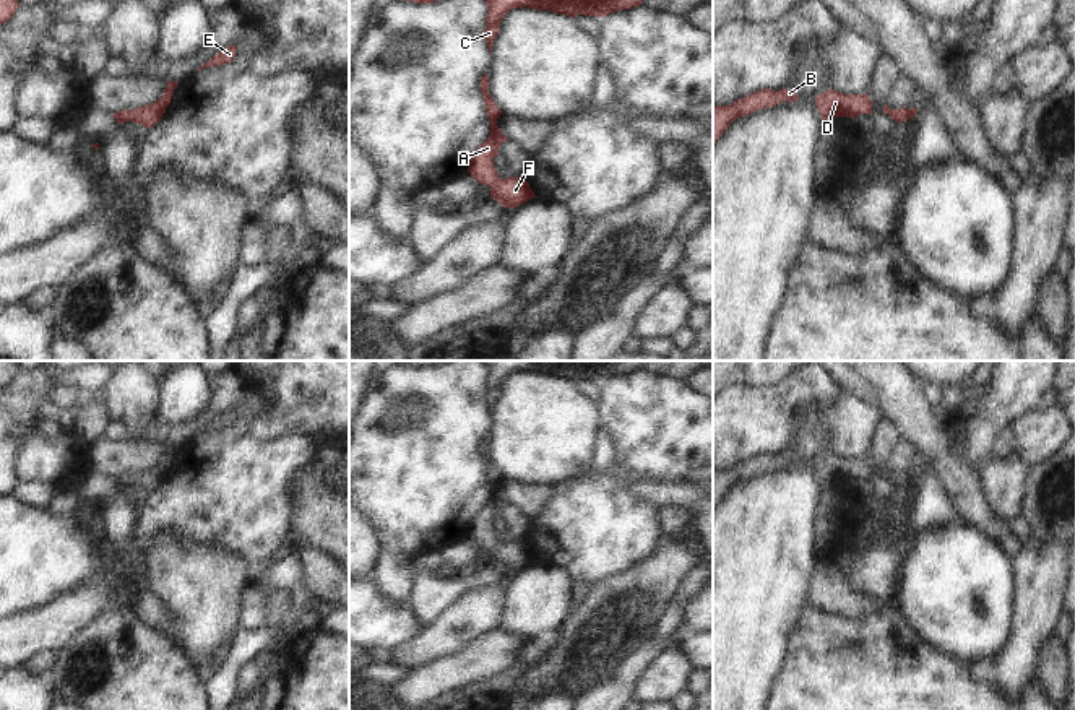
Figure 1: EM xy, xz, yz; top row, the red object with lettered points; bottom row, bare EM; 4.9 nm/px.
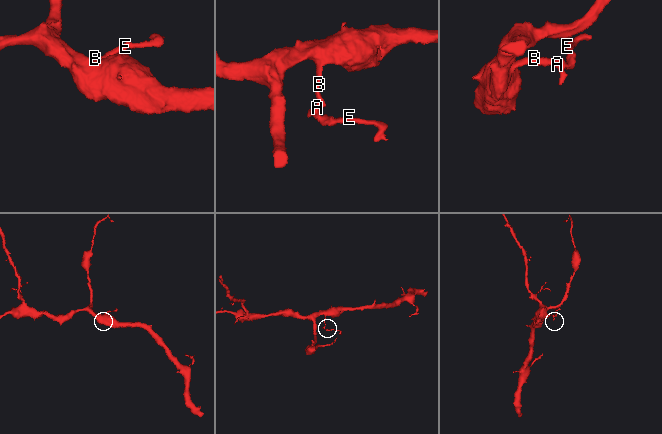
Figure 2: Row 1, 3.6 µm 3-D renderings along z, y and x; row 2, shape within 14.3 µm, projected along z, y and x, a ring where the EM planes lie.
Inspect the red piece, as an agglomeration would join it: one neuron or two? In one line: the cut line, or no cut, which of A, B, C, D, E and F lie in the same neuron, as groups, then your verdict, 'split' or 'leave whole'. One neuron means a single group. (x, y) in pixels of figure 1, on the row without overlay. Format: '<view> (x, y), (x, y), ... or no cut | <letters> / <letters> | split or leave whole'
no cut | A B C D E F | leave whole

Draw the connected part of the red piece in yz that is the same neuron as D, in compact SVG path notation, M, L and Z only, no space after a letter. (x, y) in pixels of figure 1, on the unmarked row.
M828 453L815 461L815 470L823 484L831 481L857 481L872 478L872 465L869 458L844 458Z

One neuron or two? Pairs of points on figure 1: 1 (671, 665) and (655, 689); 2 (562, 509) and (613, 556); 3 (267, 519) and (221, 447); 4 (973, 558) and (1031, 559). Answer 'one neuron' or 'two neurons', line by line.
1: one neuron
2: one neuron
3: one neuron
4: two neurons

